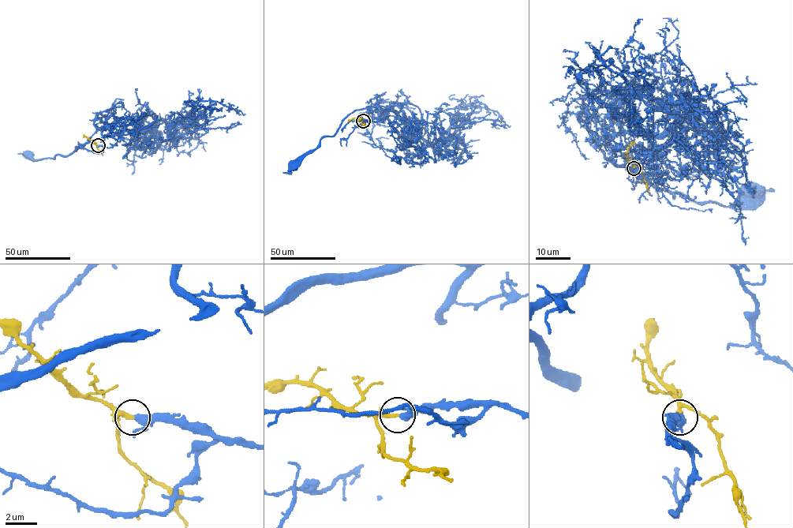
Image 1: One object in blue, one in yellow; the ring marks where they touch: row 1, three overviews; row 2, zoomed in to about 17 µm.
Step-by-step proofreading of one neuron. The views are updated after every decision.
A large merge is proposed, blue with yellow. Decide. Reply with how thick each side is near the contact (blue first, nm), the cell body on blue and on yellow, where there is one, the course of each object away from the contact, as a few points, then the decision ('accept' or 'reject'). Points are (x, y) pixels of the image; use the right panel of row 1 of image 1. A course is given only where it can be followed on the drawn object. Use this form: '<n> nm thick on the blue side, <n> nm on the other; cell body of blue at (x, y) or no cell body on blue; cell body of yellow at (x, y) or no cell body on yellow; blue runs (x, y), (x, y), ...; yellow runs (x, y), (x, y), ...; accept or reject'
280 nm thick on the blue side, 300 nm on the other; cell body of blue at (749, 191); no cell body on yellow; blue runs (634, 168), (634, 174), (619, 125), (614, 137), (595, 140), (616, 163), (673, 196), (733, 207), (750, 192); yellow runs (634, 168), (627, 158), (626, 149), (635, 143); accept

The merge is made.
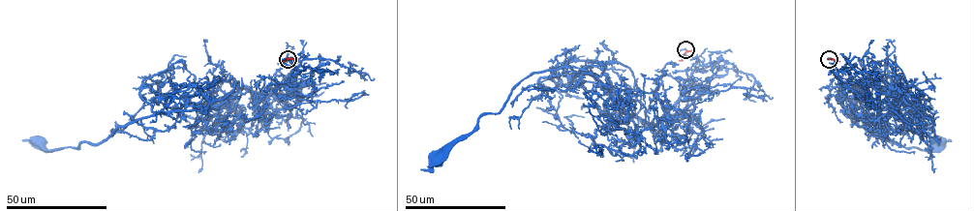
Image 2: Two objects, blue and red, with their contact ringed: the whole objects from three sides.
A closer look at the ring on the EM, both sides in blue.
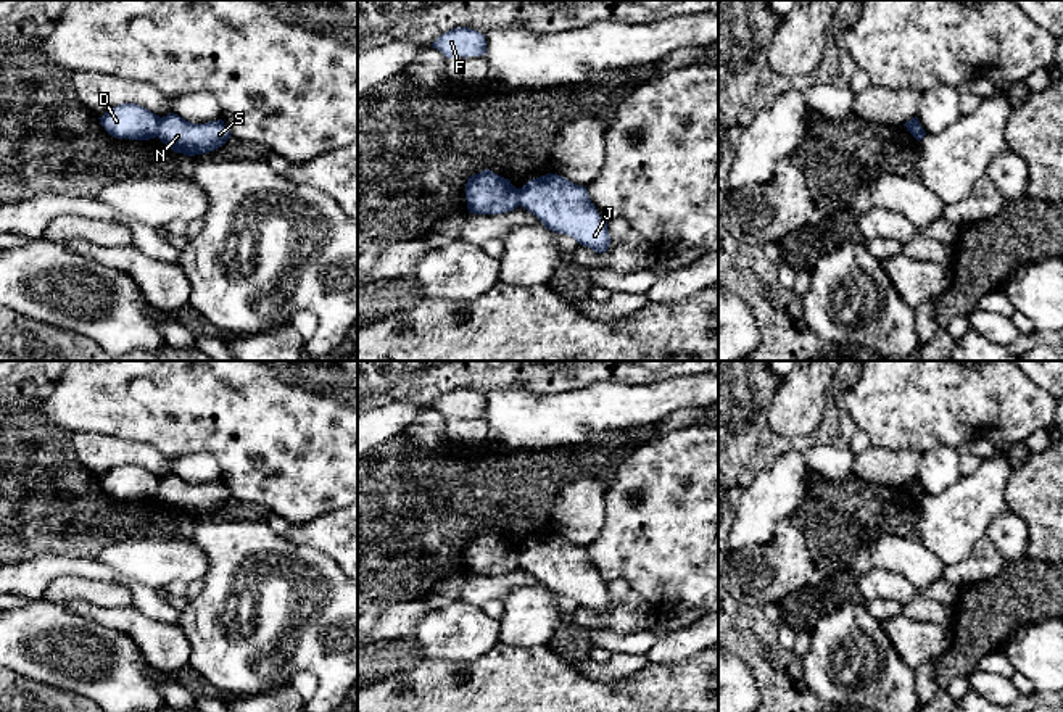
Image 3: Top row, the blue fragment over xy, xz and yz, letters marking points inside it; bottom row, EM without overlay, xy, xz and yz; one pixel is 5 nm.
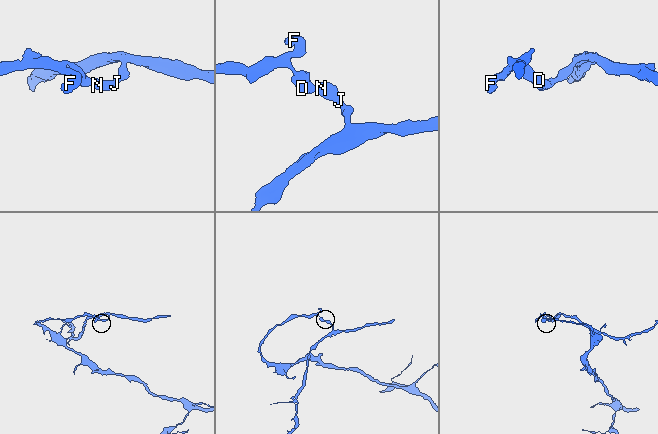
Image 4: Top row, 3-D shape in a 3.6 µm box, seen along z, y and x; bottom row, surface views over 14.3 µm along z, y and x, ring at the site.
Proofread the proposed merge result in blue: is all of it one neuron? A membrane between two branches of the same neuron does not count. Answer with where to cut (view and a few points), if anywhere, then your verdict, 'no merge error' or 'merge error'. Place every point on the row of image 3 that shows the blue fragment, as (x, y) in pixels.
xy (160, 118), (157, 136) | merge error

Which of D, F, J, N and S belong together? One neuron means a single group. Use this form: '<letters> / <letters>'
D F / J N S

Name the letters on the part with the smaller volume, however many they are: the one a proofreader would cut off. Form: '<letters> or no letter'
J, N, S

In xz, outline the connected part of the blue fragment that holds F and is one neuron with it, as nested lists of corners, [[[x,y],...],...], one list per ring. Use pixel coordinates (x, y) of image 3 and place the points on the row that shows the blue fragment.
[[[456,27],[441,34],[433,43],[446,58],[486,55],[485,34],[469,27]]]

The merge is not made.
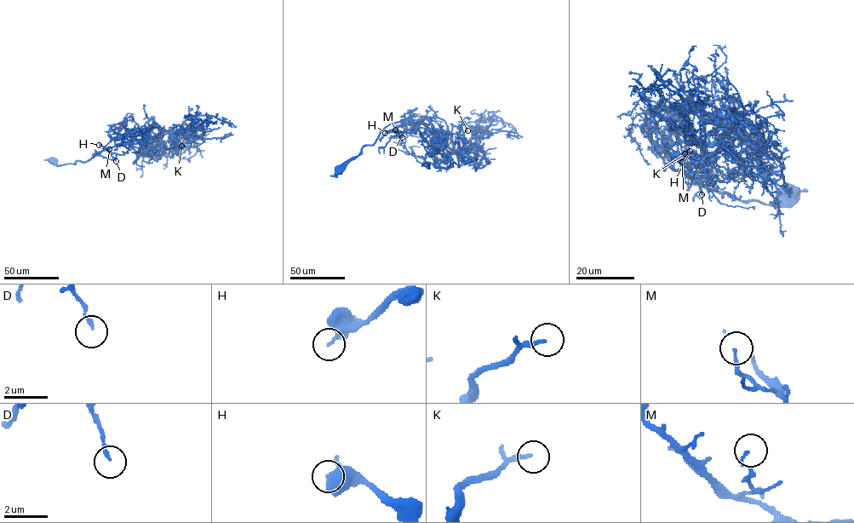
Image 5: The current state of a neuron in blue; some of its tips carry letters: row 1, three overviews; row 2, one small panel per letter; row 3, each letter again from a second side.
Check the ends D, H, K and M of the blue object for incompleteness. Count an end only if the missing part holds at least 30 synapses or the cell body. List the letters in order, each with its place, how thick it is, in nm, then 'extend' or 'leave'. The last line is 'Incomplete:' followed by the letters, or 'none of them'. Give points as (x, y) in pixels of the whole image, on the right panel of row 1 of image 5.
D: place (702, 194); calibre 150 nm; leave
H: place (690, 151); calibre 200 nm; leave
K: place (684, 153); calibre 200 nm; extend
M: place (682, 162); calibre 110 nm; leave
Incomplete: K

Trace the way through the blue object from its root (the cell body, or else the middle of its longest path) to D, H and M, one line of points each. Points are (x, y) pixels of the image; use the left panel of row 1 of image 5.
D: (53, 160), (58, 165), (86, 162), (96, 152), (141, 140), (134, 140), (122, 154), (110, 152), (116, 161)
H: (53, 160), (58, 165), (86, 162), (96, 152), (141, 140), (134, 140), (121, 155), (99, 145)
M: (53, 160), (58, 165), (86, 162), (96, 152), (141, 140), (134, 140), (121, 155), (109, 149)

